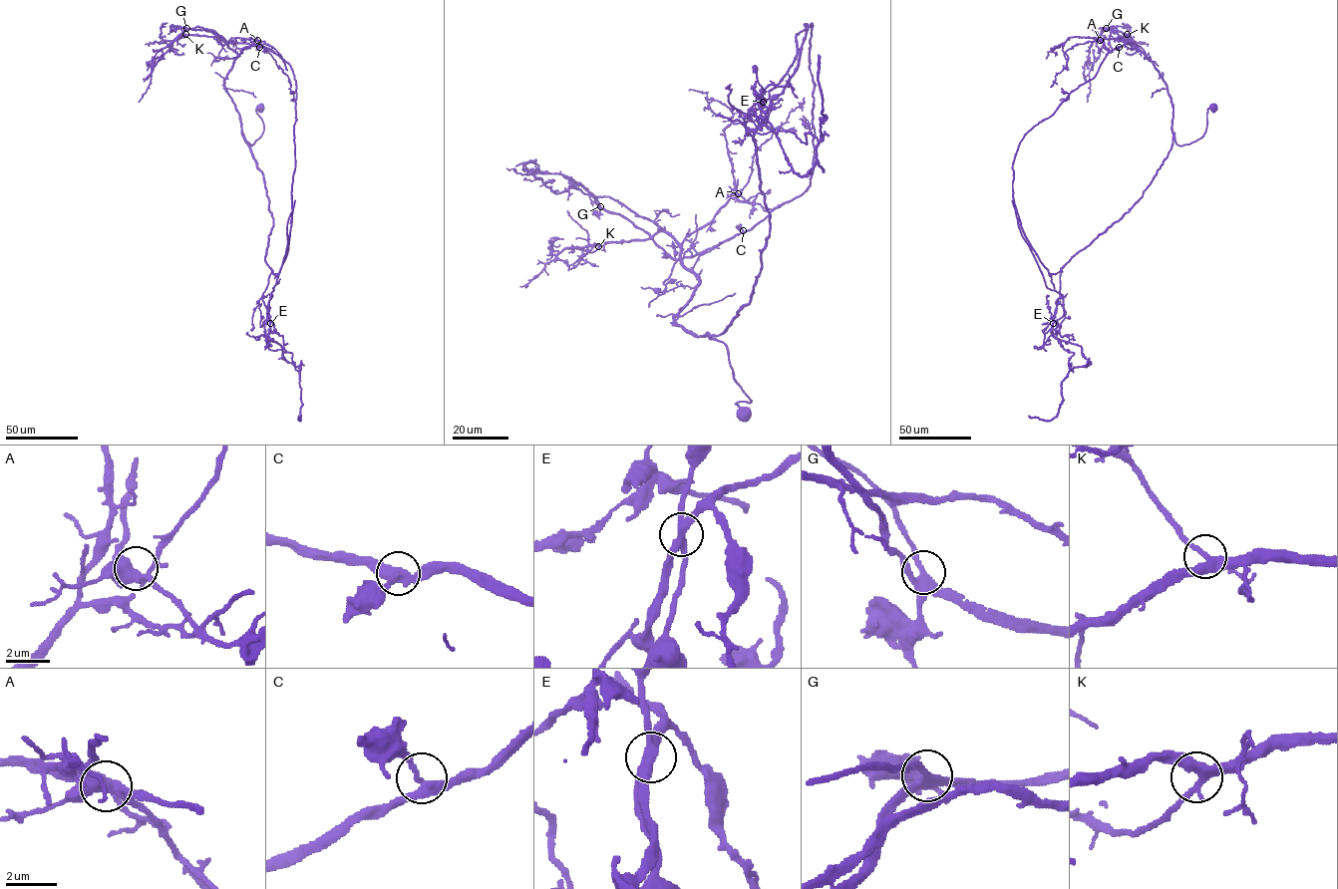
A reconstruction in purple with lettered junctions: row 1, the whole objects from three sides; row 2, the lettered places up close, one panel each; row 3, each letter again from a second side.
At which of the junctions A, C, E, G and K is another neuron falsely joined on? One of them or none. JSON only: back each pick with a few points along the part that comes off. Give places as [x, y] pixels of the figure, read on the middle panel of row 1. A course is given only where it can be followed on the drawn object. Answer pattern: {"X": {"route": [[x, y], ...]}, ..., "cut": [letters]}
{"E": {"route": [[763, 102], [787, 162], [804, 175], [821, 141], [775, 134], [756, 109], [745, 127], [727, 86]]}, "cut": ["E"]}

